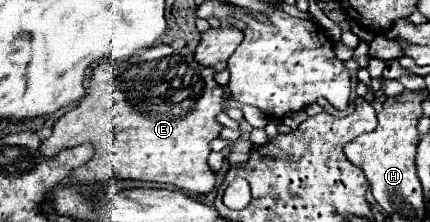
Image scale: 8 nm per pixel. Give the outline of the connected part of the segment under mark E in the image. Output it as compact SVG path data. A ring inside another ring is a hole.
M159 43L149 51L133 57L121 67L121 61L101 61L93 67L89 81L89 93L67 111L53 127L47 141L41 143L43 155L57 155L61 149L75 147L79 143L93 143L95 155L87 165L73 171L73 183L95 183L109 179L143 179L169 183L179 189L201 195L215 187L215 173L211 171L207 157L211 153L209 141L219 135L223 125L215 119L223 111L225 89L213 79L215 69L203 67L193 57L193 51L179 51L171 45Z

